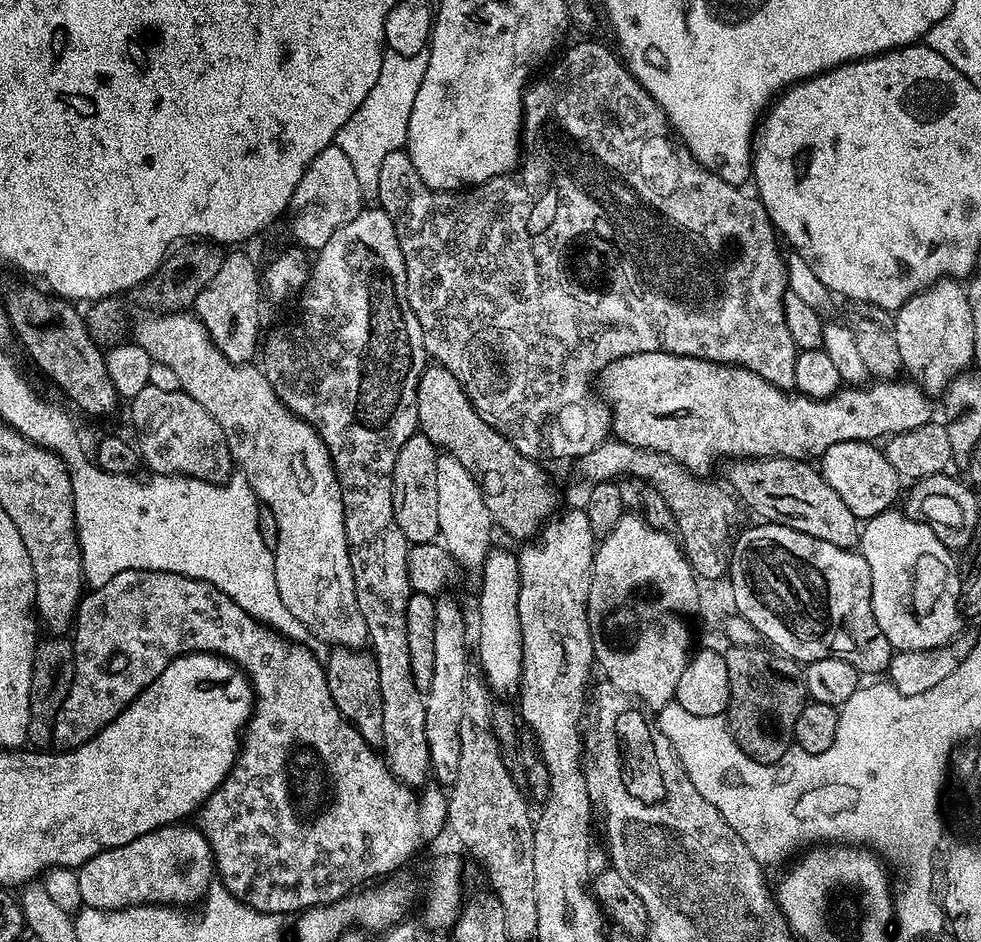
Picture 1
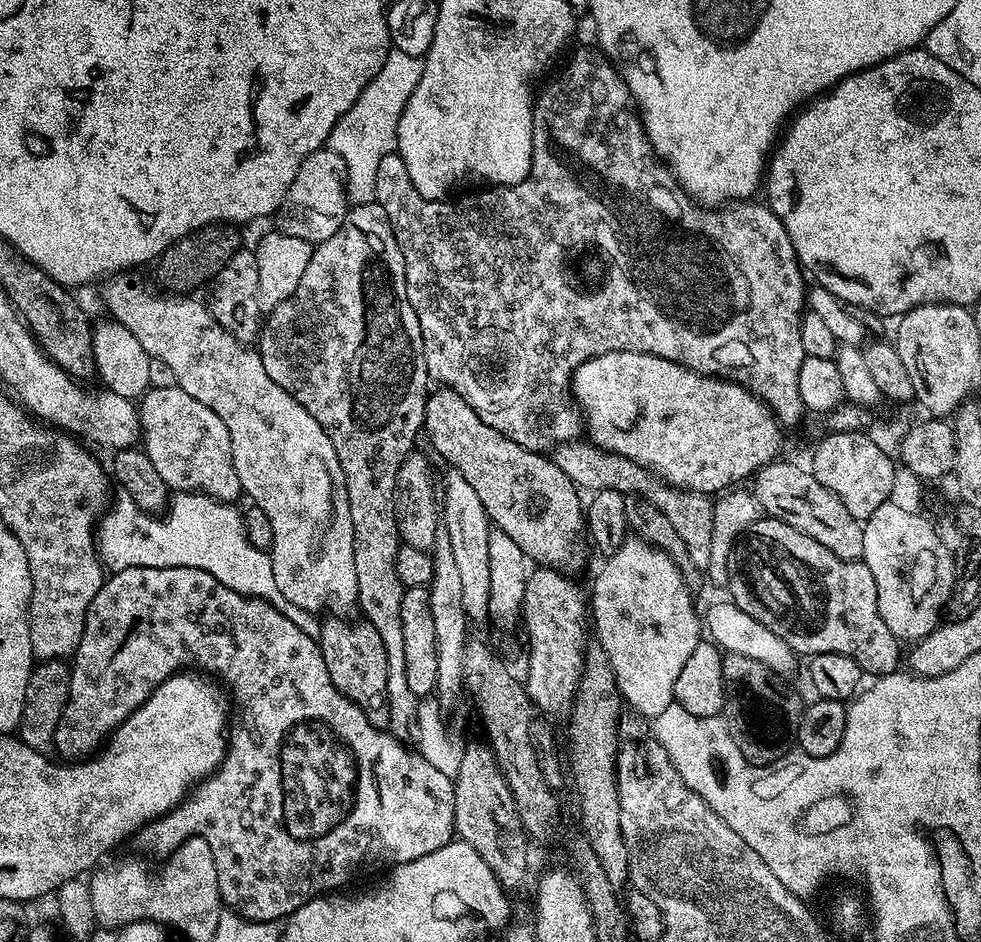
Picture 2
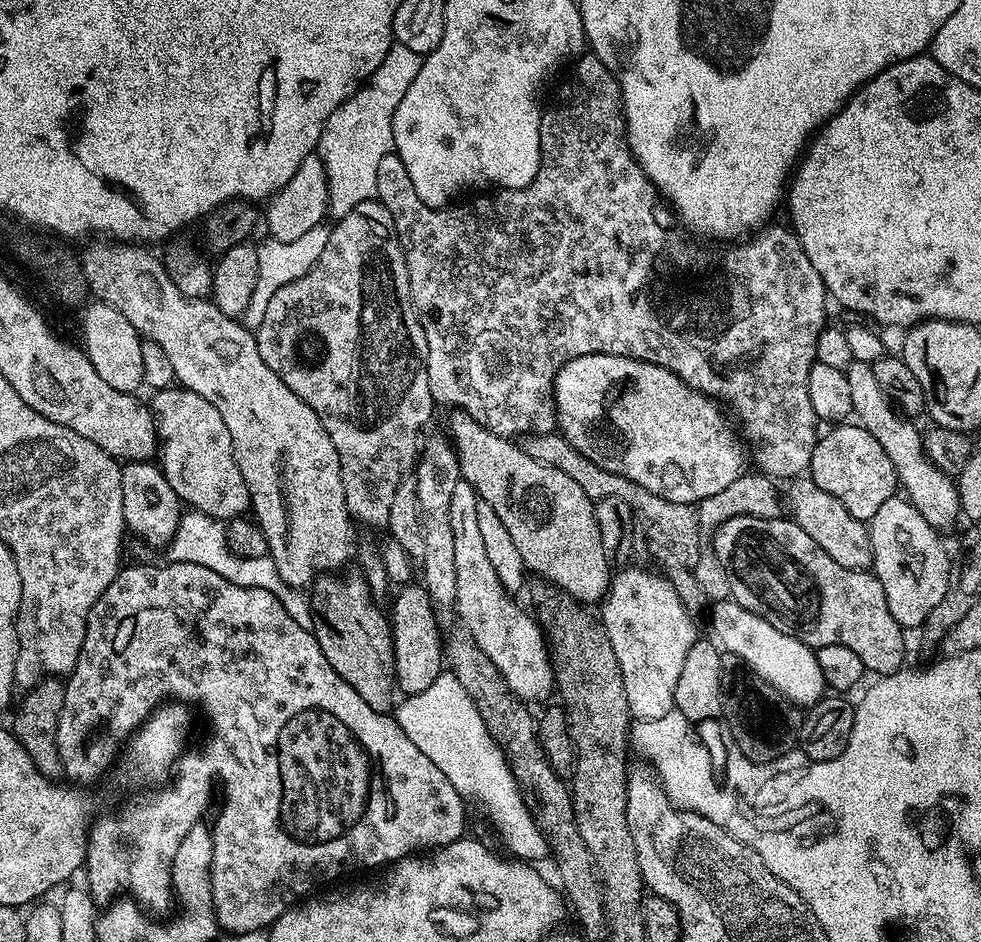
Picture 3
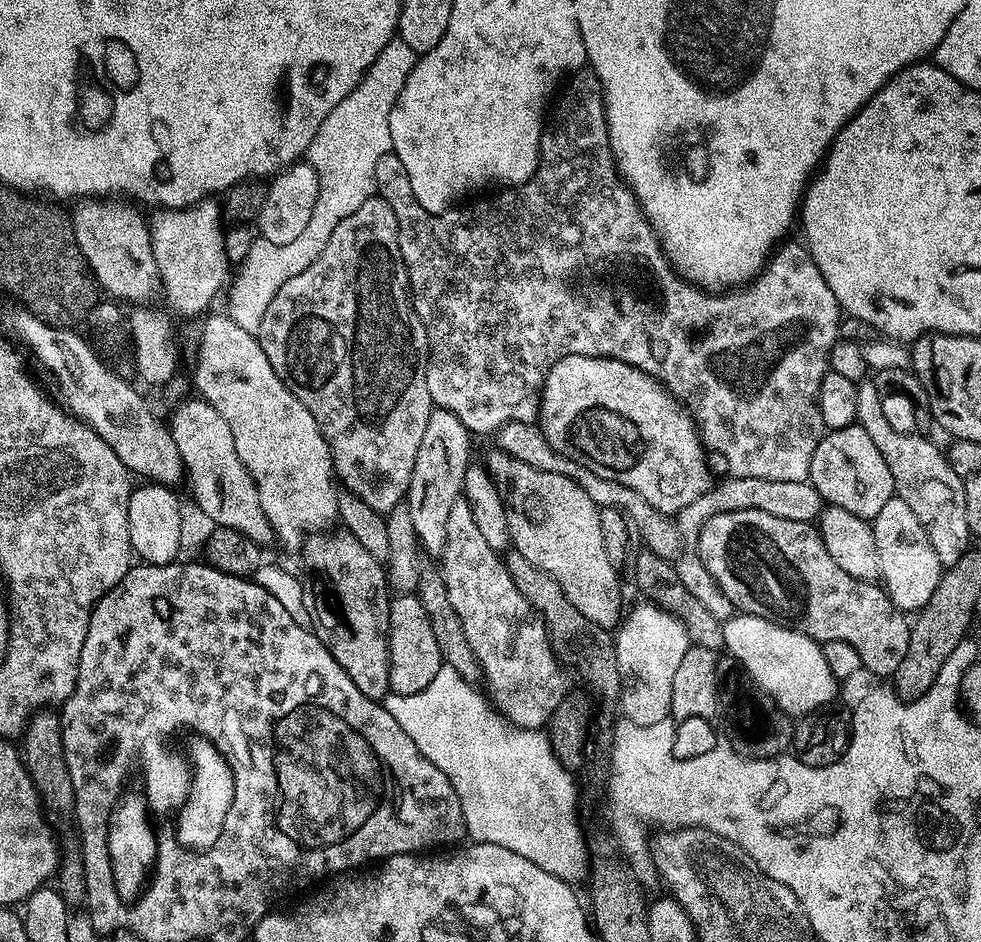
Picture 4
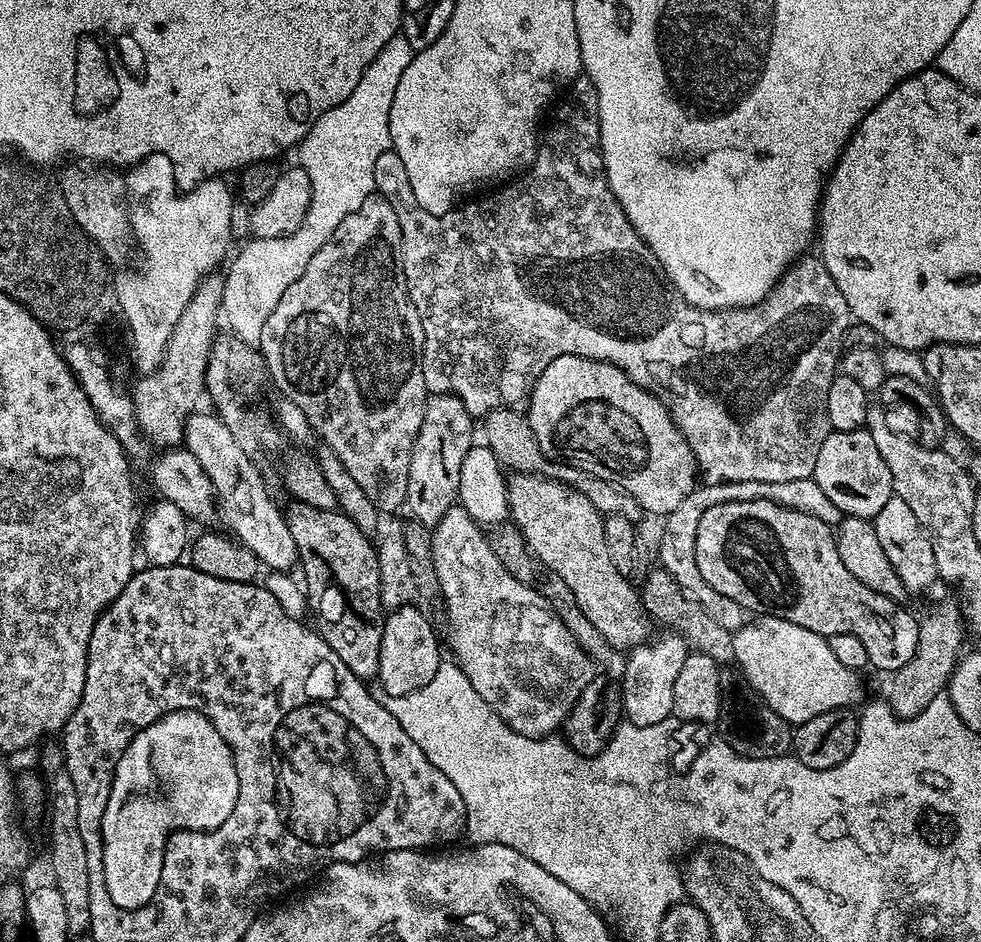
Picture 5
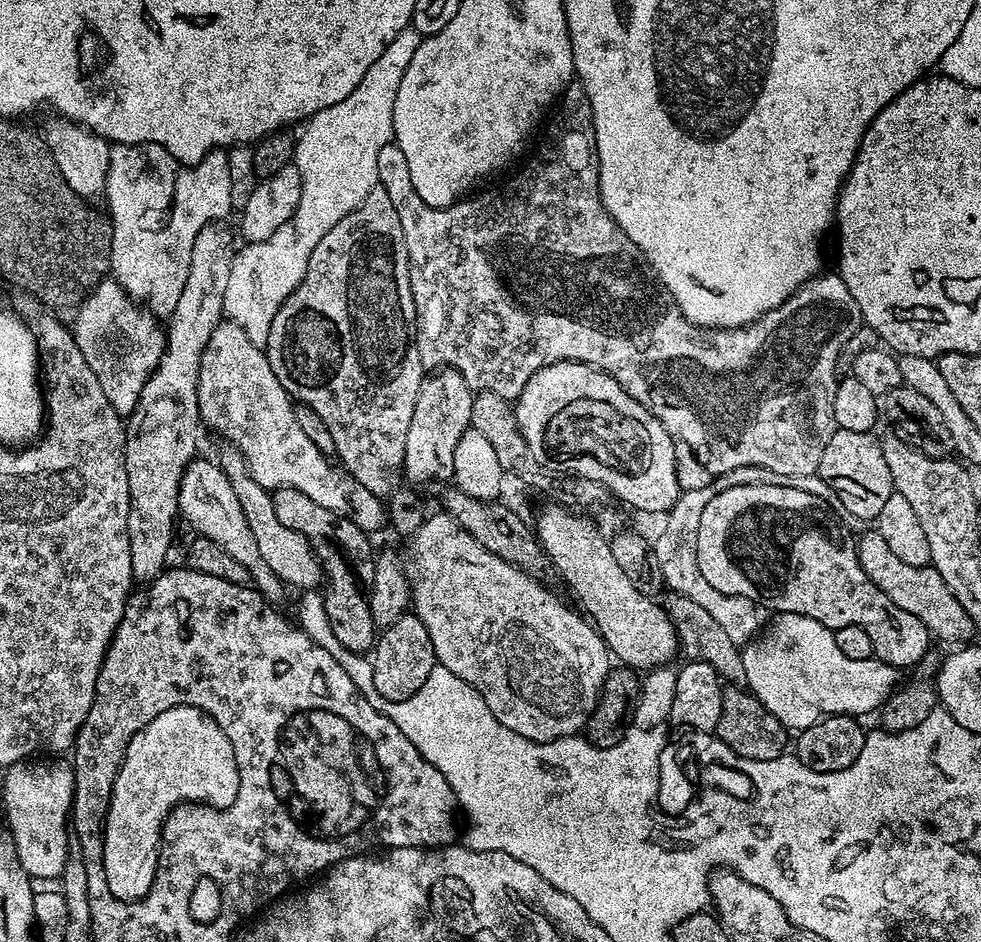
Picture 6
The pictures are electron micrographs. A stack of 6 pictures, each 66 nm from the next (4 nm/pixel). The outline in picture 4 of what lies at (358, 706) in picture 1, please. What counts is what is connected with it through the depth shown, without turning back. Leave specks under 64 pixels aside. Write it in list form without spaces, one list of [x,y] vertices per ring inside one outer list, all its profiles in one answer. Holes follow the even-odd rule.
[[[336,531],[310,535],[299,549],[298,555],[304,559],[304,568],[308,571],[302,604],[308,607],[312,631],[322,646],[334,654],[334,662],[350,674],[350,682],[354,682],[368,700],[380,702],[390,692],[390,589],[386,568],[375,561],[350,532]]]

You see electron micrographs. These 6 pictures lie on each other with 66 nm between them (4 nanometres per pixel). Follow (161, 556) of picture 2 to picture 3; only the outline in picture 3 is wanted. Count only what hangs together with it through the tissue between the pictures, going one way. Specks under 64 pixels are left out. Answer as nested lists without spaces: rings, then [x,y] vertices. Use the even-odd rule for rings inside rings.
[[[188,510],[180,517],[180,525],[167,545],[167,559],[172,562],[194,562],[198,566],[206,566],[206,570],[214,570],[214,574],[222,574],[230,582],[238,586],[247,588],[261,588],[270,590],[278,602],[289,612],[294,619],[303,621],[306,616],[306,600],[303,595],[297,594],[290,585],[282,582],[282,574],[278,574],[278,566],[274,566],[271,556],[266,555],[262,558],[242,558],[236,556],[226,542],[224,524],[215,520],[212,516],[207,516],[202,512]]]

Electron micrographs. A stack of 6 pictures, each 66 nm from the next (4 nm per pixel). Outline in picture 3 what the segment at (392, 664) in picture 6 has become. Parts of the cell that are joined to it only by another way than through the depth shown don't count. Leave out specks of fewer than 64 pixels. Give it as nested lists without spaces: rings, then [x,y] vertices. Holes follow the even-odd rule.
[[[409,582],[397,587],[395,591],[392,612],[390,608],[390,623],[394,642],[396,686],[404,696],[413,696],[427,690],[445,667],[442,627],[436,621],[437,609],[423,583]]]

